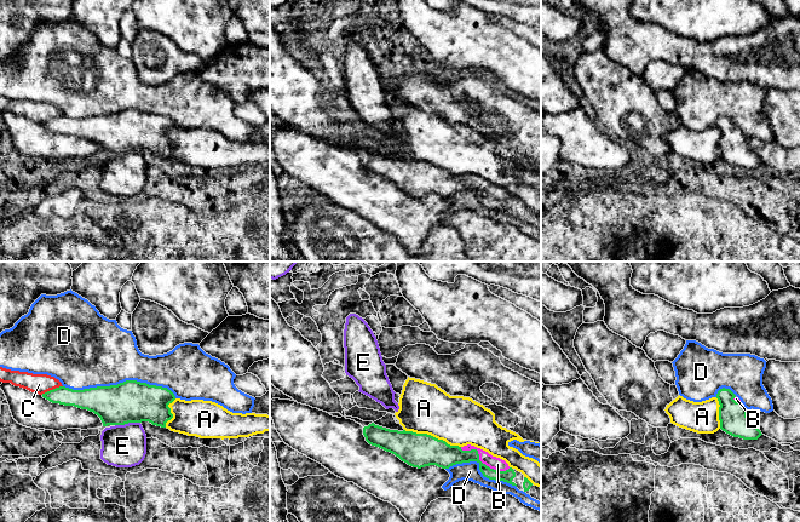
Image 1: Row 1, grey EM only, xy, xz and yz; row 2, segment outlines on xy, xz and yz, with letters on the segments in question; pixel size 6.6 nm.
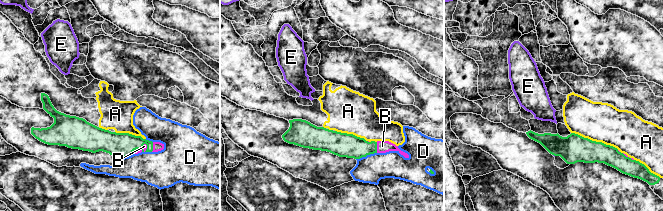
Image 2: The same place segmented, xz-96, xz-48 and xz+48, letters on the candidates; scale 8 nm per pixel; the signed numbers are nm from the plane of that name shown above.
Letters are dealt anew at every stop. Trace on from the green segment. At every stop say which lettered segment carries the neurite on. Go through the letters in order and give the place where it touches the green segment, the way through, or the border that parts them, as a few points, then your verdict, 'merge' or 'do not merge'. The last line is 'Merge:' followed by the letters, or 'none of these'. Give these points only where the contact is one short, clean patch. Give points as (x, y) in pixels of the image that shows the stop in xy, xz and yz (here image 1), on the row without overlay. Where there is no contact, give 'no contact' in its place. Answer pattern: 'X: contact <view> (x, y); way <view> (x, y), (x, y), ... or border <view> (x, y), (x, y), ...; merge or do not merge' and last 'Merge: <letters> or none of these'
A: contact xz (432, 165); do not merge
B: contact xz (481, 190); merge
C: contact xy (51, 119); do not merge
D: contact xy (120, 112); do not merge
E: contact xy (127, 151); border xy (139, 150), (115, 154); do not merge
Merge: B

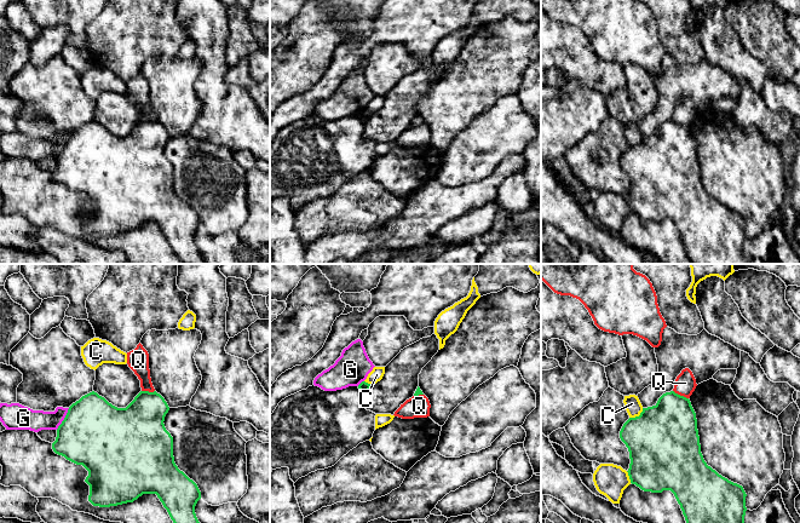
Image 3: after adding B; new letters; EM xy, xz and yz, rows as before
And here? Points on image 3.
C: contact yz (637, 145); do not merge
G: contact xy (64, 148); border xy (69, 137), (64, 148), (56, 157); do not merge
Q: contact yz (679, 124); border yz (673, 119), (688, 127); do not merge
Merge: none of these

